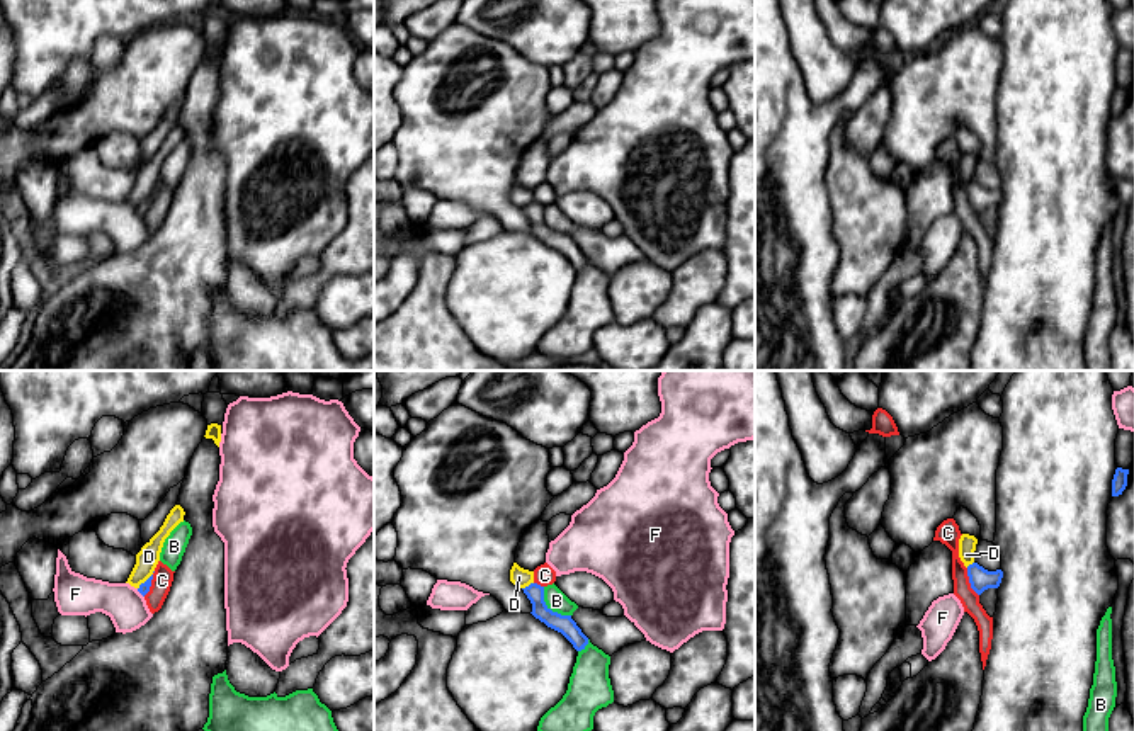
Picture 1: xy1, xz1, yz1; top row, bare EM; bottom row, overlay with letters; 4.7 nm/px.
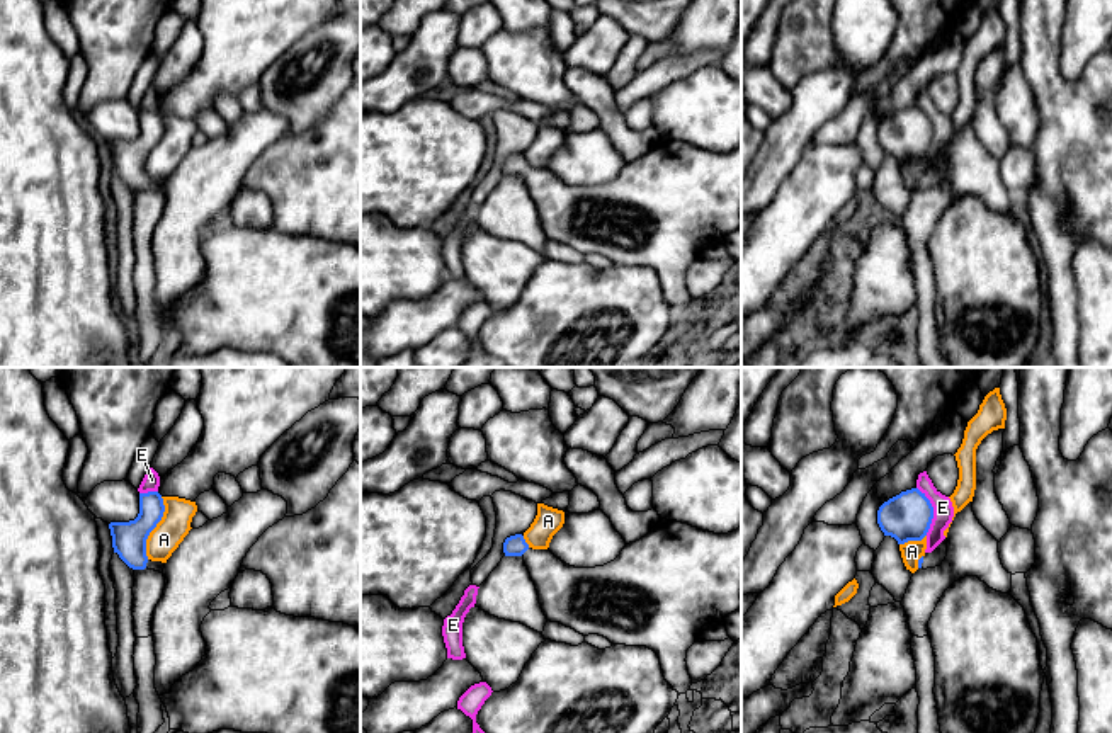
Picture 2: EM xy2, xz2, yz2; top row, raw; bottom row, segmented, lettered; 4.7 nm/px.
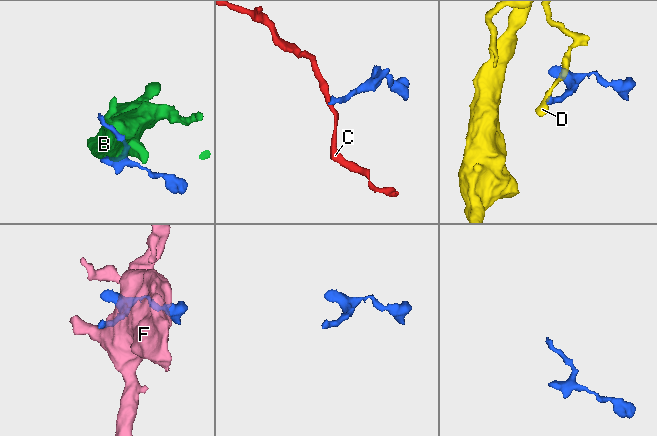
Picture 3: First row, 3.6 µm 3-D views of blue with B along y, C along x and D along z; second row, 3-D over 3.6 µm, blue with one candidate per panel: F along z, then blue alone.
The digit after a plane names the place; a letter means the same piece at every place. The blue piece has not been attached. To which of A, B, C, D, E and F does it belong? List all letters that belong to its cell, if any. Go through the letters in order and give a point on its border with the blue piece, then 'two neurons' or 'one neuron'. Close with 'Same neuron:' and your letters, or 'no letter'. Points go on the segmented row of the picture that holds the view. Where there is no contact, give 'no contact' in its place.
A: contact xy2 (155, 526); two neurons
B: contact xz1 (549, 609); two neurons
C: contact yz1 (969, 582); two neurons
D: contact xz1 (529, 585); two neurons
E: contact yz2 (932, 511); two neurons
F: contact xy1 (140, 592); two neurons
Same neuron: no letter

